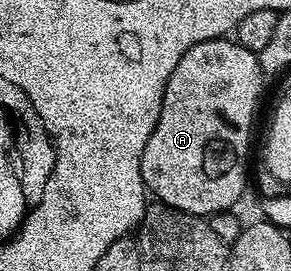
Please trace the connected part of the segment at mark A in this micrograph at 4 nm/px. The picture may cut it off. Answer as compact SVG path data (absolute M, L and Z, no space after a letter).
M234 39L202 41L173 67L161 103L161 115L145 151L141 155L141 175L150 196L156 202L192 213L195 217L210 218L213 213L236 208L239 196L247 185L247 152L251 149L251 124L255 121L255 108L263 93L265 74L256 54L241 47Z

